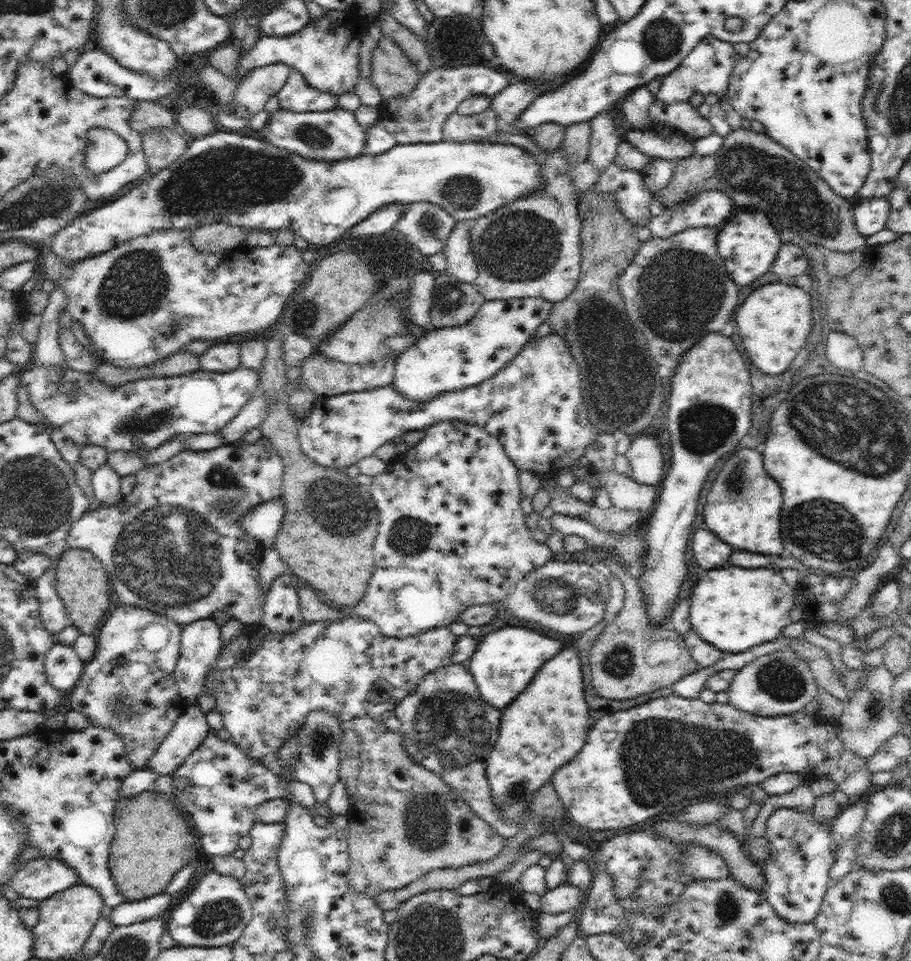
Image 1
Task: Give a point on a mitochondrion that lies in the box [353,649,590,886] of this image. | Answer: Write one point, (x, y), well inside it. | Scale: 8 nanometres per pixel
(451, 728)

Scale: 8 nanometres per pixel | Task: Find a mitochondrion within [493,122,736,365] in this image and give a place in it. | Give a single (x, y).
(673, 282)

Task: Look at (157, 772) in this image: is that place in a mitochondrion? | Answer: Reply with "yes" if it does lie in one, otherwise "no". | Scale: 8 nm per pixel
no

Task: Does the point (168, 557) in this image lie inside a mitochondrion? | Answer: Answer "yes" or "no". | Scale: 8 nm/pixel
yes

